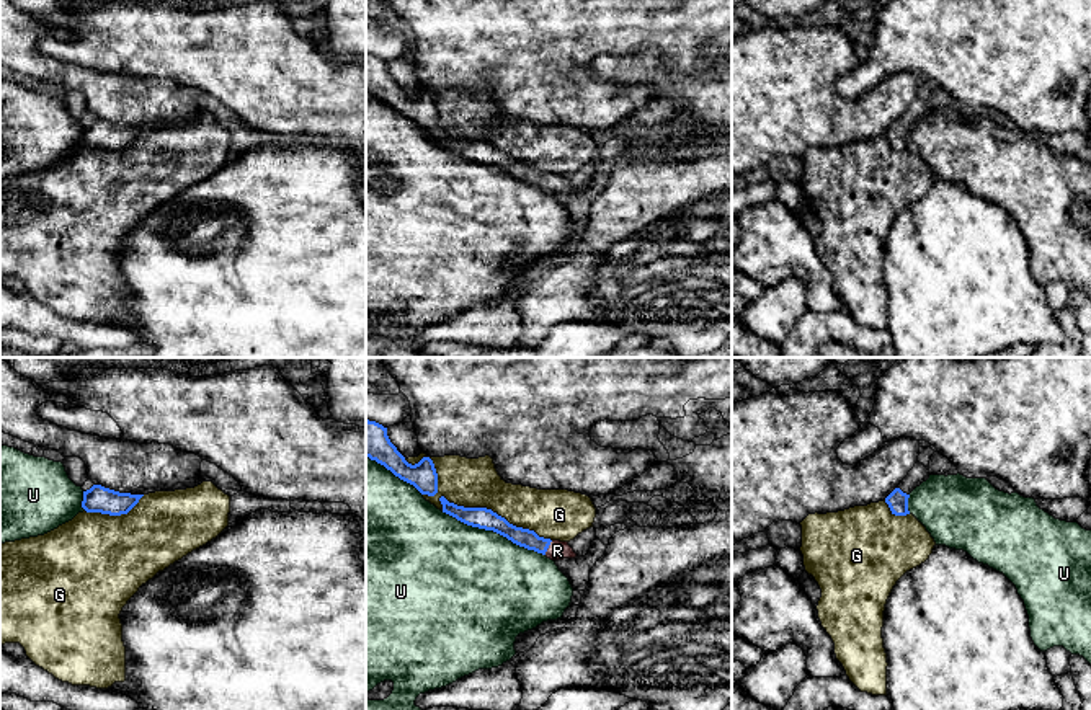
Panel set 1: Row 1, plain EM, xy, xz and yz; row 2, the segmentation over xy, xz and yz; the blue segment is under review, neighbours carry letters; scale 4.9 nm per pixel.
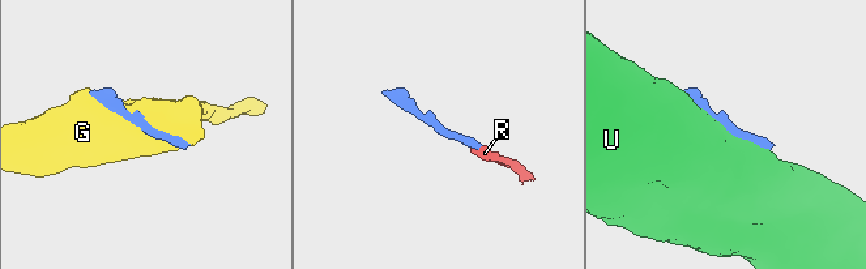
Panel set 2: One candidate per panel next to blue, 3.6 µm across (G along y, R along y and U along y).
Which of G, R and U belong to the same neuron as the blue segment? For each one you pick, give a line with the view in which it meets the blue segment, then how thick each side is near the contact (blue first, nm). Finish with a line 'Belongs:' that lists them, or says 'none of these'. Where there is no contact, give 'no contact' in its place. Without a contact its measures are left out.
R: meets blue in xz; 90 nm thick on the blue side, 100 nm on the other
Belongs: R

